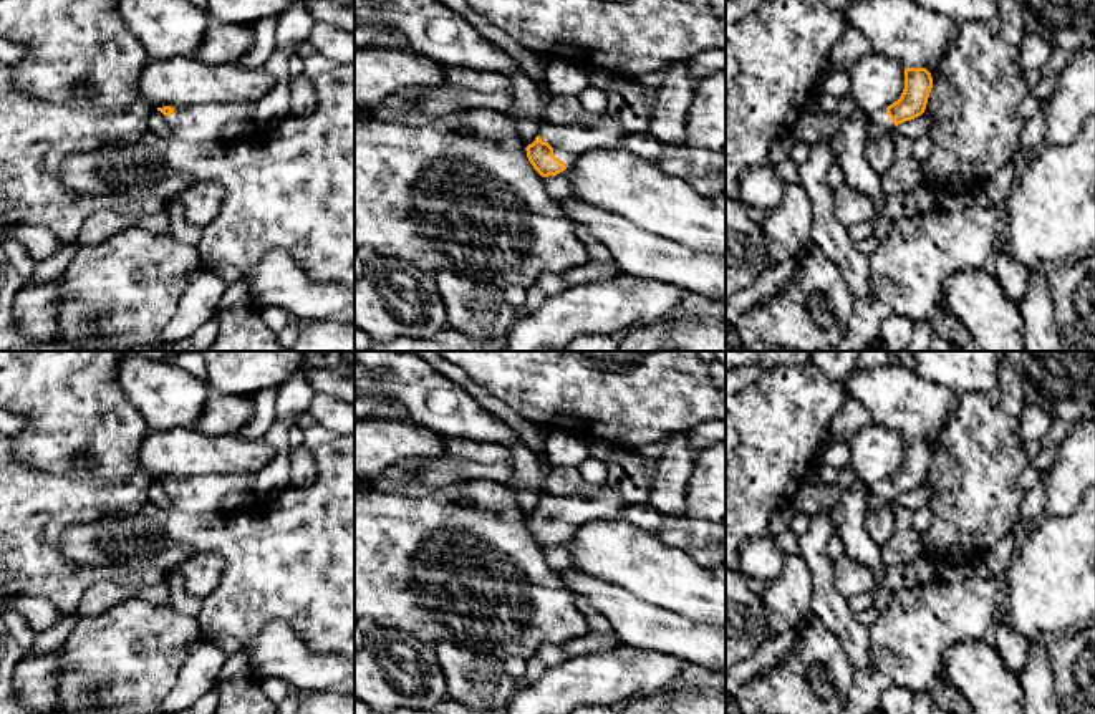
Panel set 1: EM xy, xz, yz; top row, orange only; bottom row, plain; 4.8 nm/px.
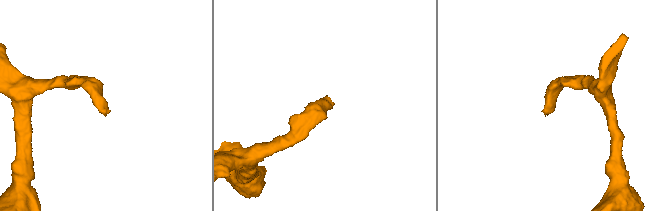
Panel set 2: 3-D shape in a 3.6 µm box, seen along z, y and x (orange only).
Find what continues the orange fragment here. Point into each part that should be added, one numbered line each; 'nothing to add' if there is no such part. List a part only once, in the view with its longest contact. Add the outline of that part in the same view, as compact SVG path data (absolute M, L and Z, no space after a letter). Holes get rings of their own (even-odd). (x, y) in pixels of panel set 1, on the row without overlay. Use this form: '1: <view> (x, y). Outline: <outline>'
1: xz (590, 502). Outline: M585 482L572 495L547 495L538 507L553 519L553 527L568 538L586 522L606 517L623 519L630 505L620 499L611 485Z

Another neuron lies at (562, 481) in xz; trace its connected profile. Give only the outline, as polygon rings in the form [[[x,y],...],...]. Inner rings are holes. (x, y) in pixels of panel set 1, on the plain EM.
[[[553,466],[545,479],[543,490],[548,495],[567,497],[576,492],[583,484],[578,467]]]

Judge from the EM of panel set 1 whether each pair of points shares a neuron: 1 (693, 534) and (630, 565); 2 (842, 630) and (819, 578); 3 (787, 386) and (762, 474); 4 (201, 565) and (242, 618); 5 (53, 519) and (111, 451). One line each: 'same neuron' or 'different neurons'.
1: different neurons
2: same neuron
3: same neuron
4: different neurons
5: different neurons

